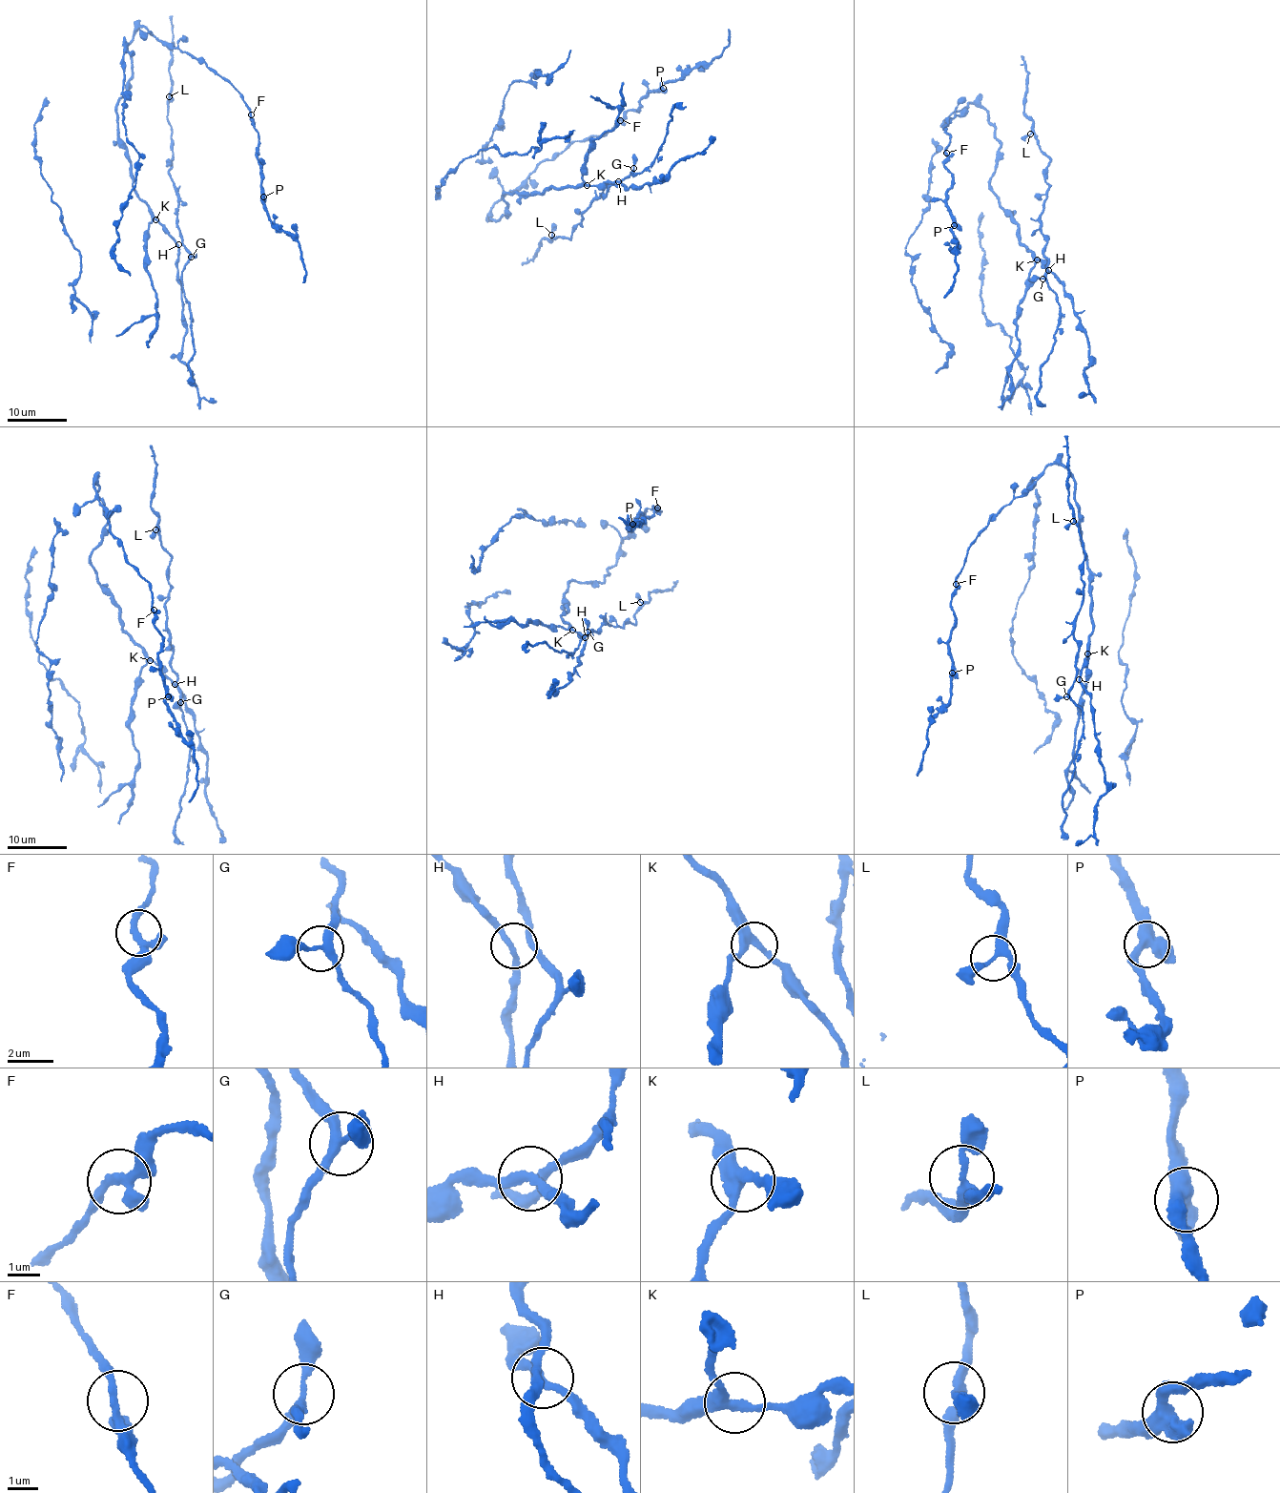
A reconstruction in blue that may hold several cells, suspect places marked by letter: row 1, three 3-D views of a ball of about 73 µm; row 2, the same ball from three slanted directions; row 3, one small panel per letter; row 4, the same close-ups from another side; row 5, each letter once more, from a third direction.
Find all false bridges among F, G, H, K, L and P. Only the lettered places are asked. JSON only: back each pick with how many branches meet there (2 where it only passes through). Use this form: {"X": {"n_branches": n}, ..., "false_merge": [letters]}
{"false_merge": []}

